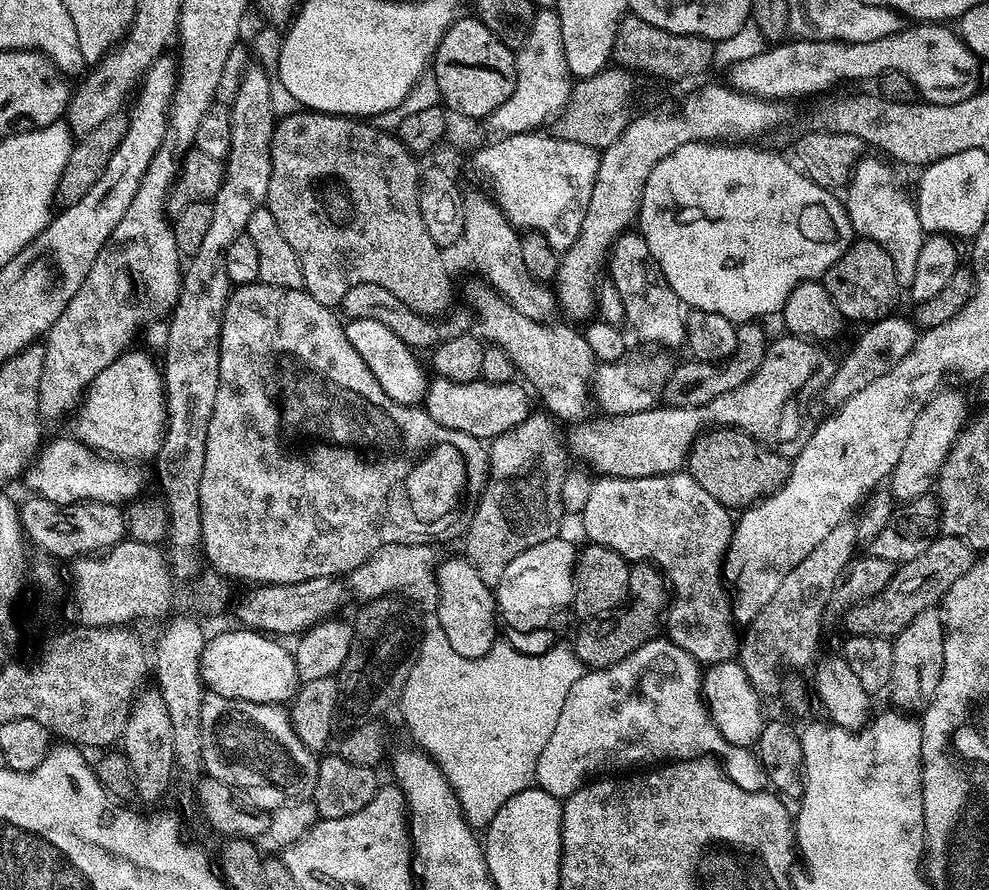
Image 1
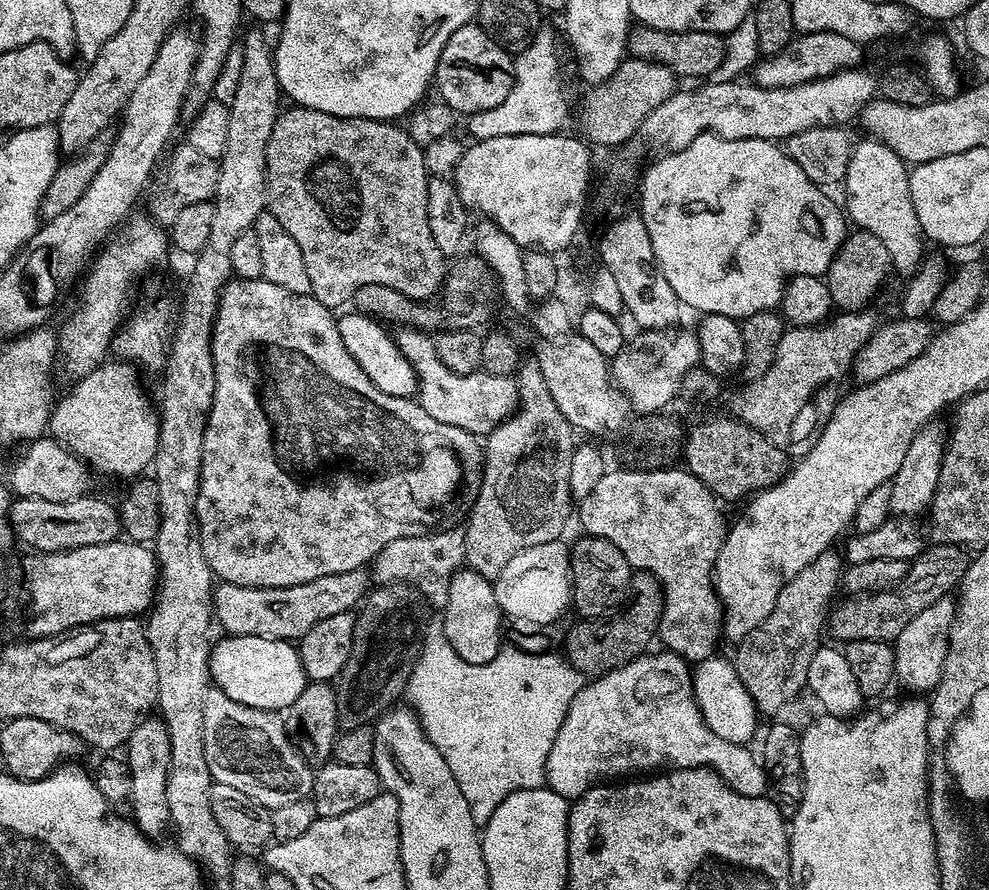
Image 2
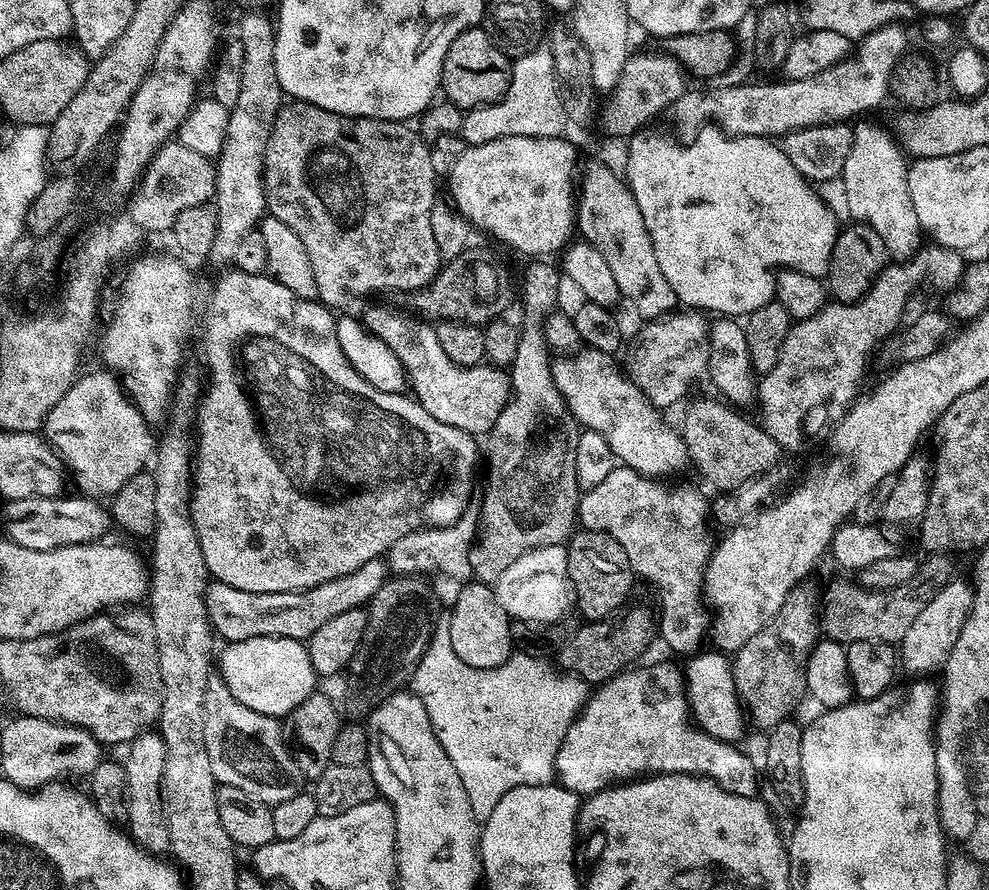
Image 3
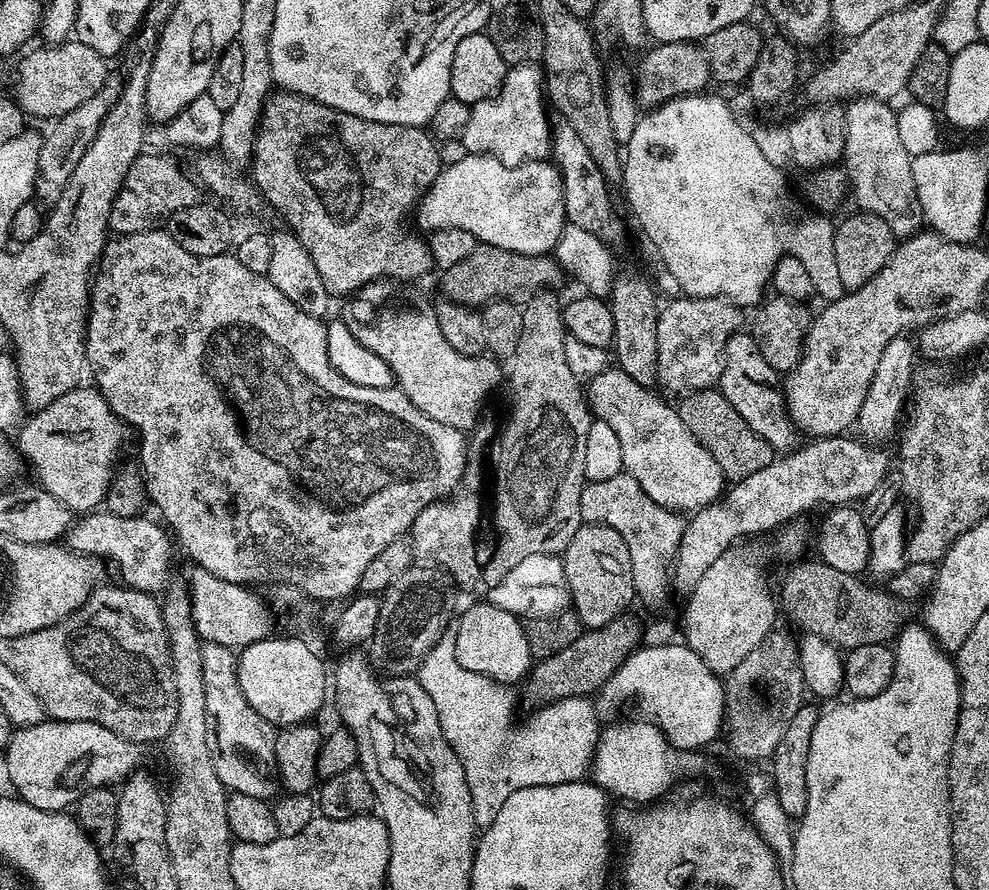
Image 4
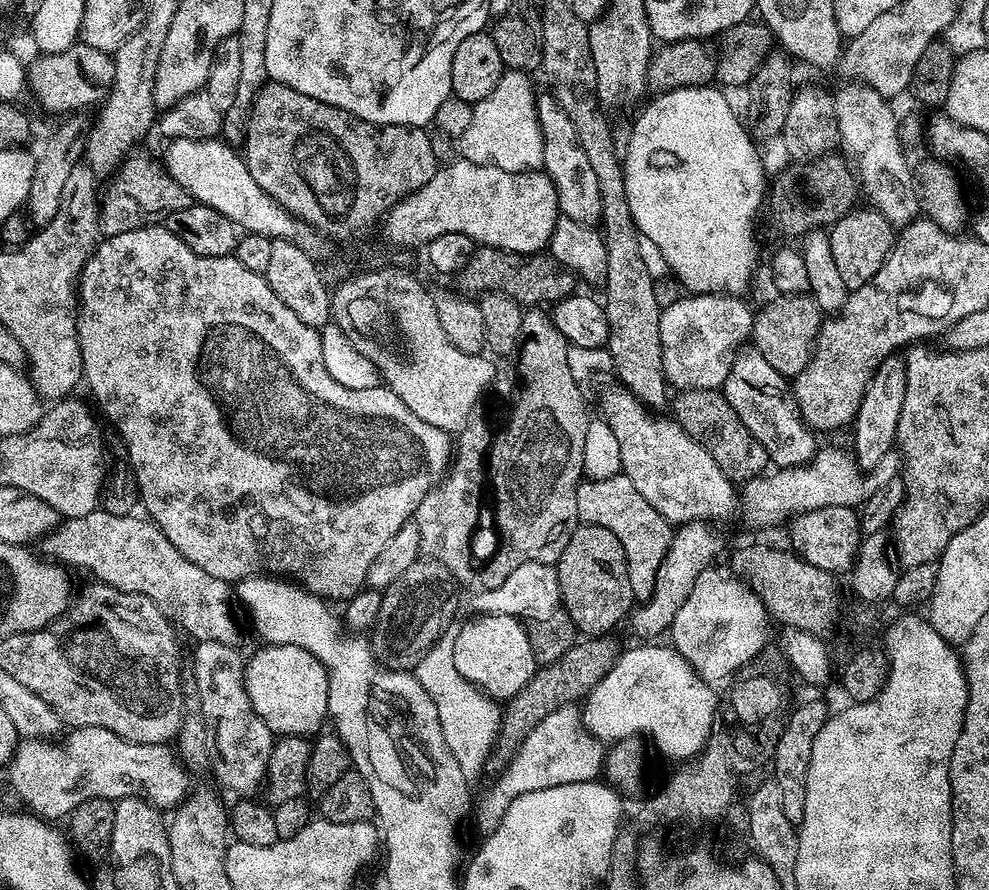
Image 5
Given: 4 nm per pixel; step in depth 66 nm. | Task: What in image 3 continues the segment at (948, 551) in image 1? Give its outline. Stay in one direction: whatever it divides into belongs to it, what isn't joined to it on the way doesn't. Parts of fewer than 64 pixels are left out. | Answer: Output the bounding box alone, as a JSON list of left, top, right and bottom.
[818,554,953,645]

